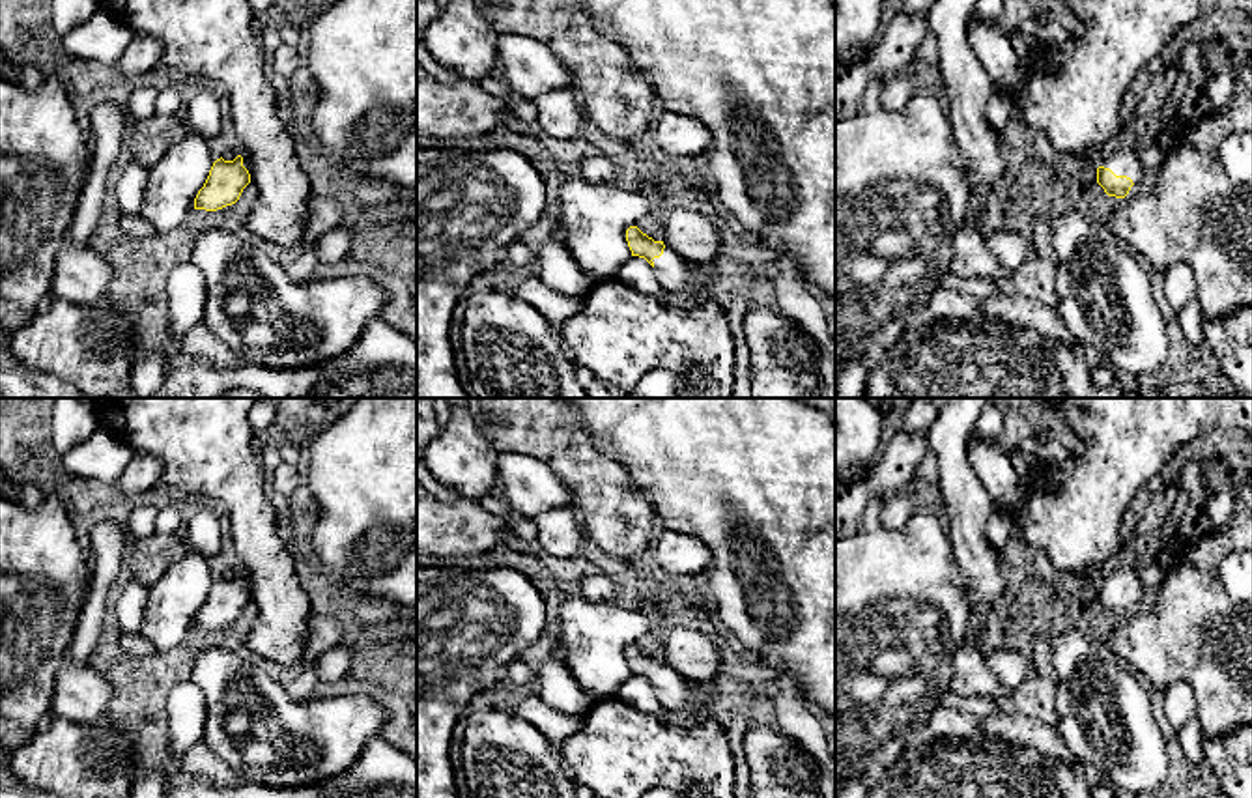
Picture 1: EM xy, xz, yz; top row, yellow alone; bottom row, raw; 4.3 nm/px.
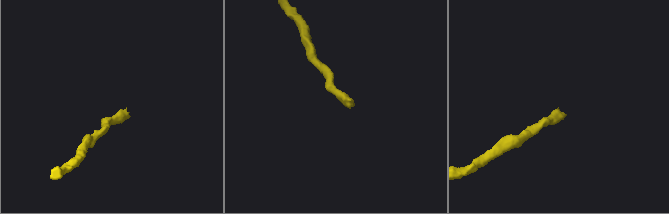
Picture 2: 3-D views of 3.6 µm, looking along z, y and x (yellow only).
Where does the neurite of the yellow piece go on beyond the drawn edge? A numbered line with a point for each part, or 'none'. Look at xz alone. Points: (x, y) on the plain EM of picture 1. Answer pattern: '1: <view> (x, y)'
1: xz (677, 694)

